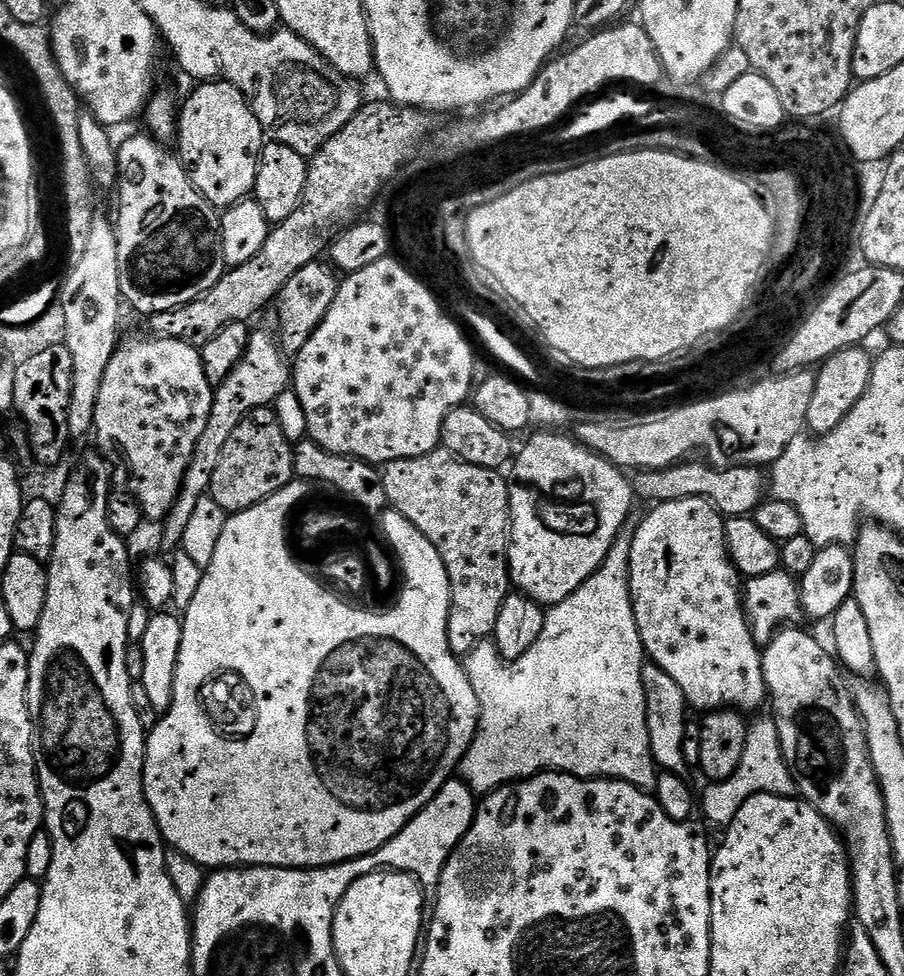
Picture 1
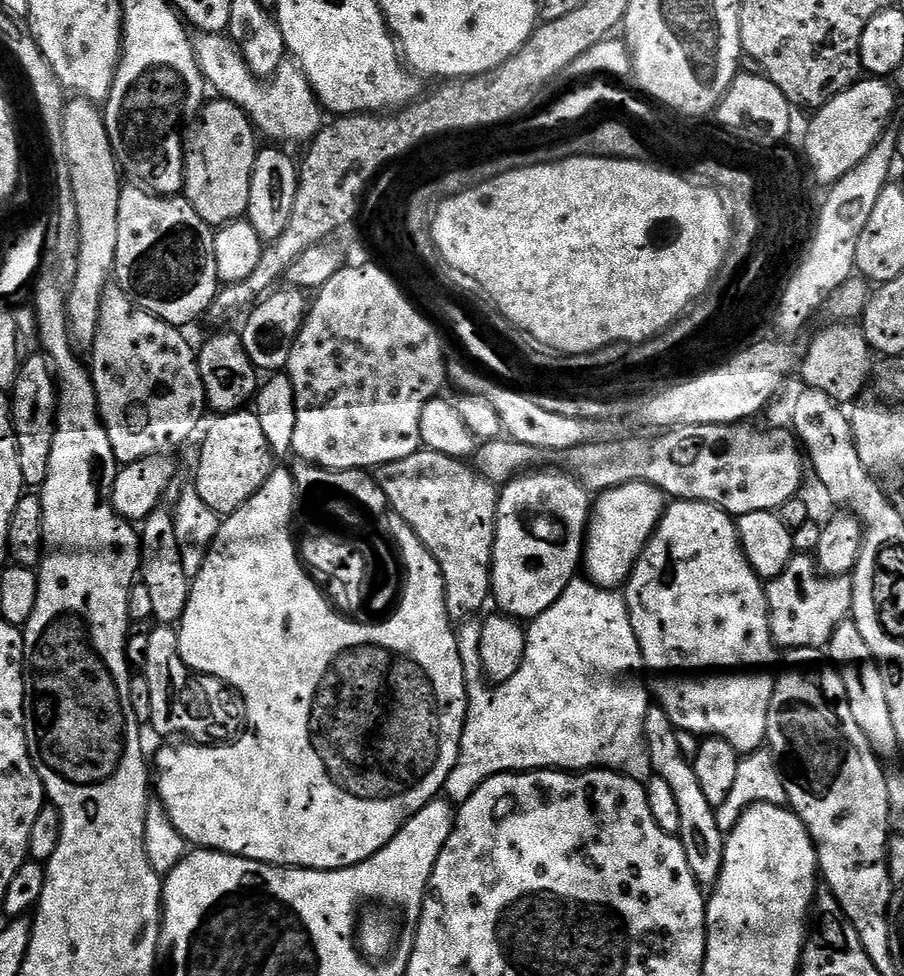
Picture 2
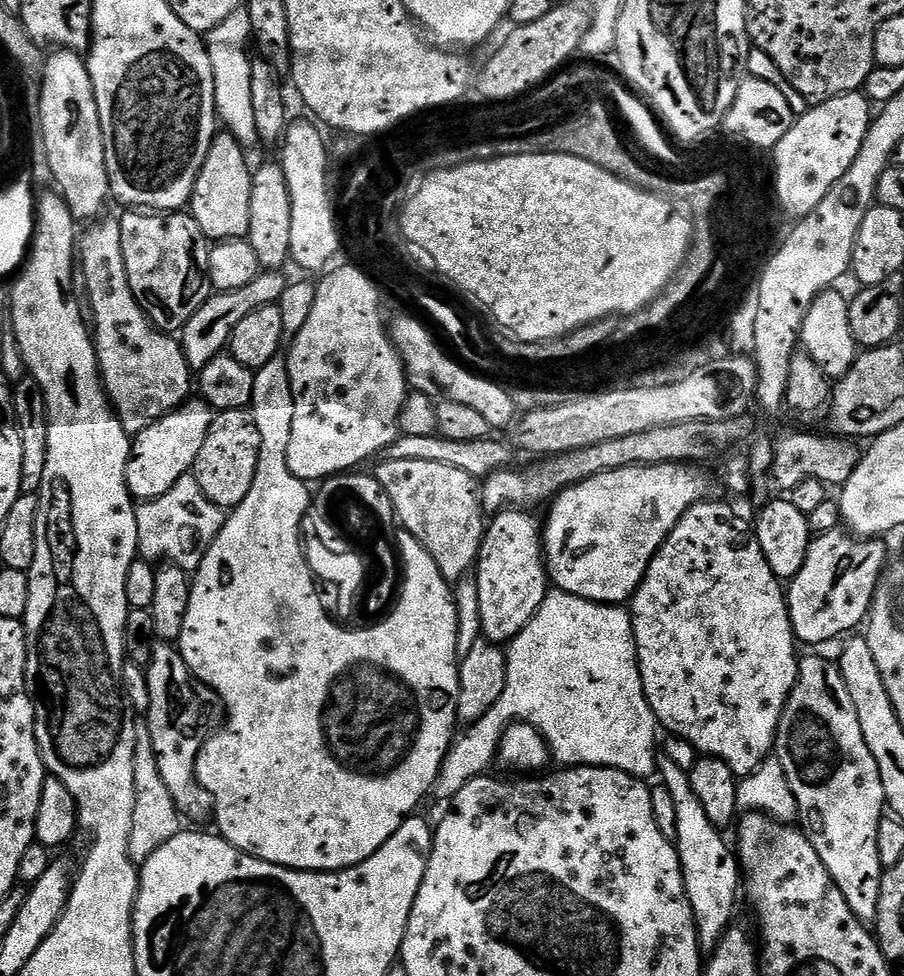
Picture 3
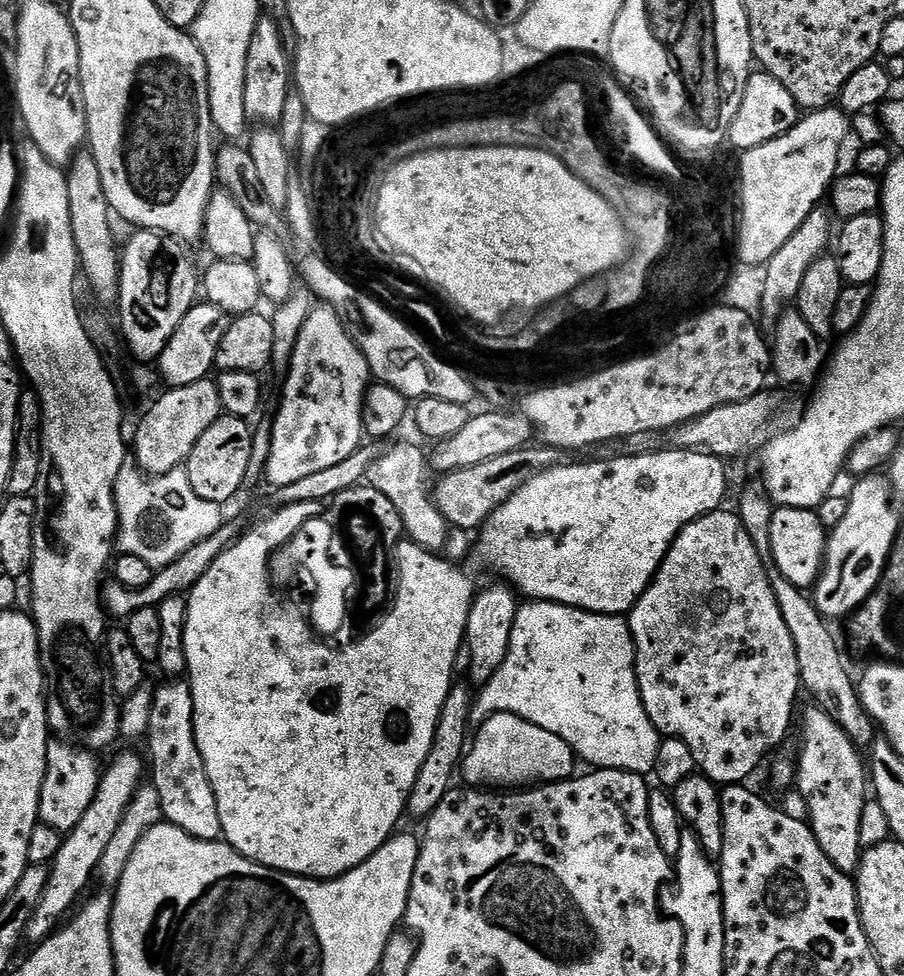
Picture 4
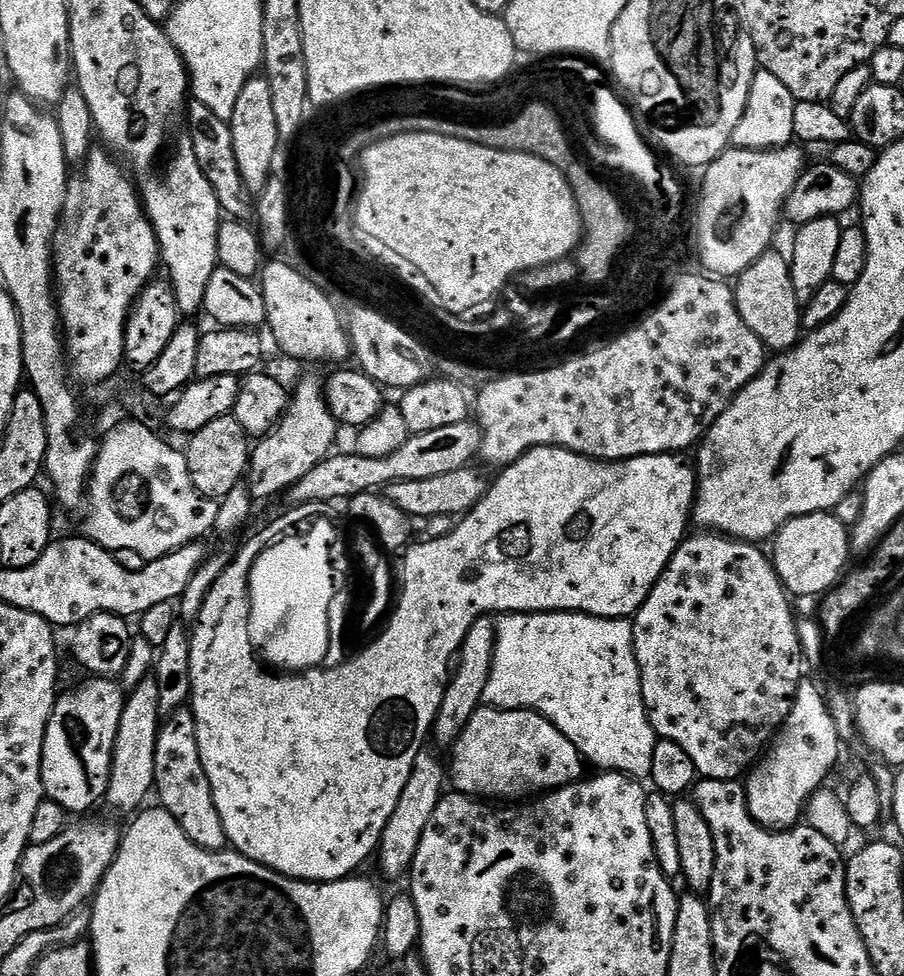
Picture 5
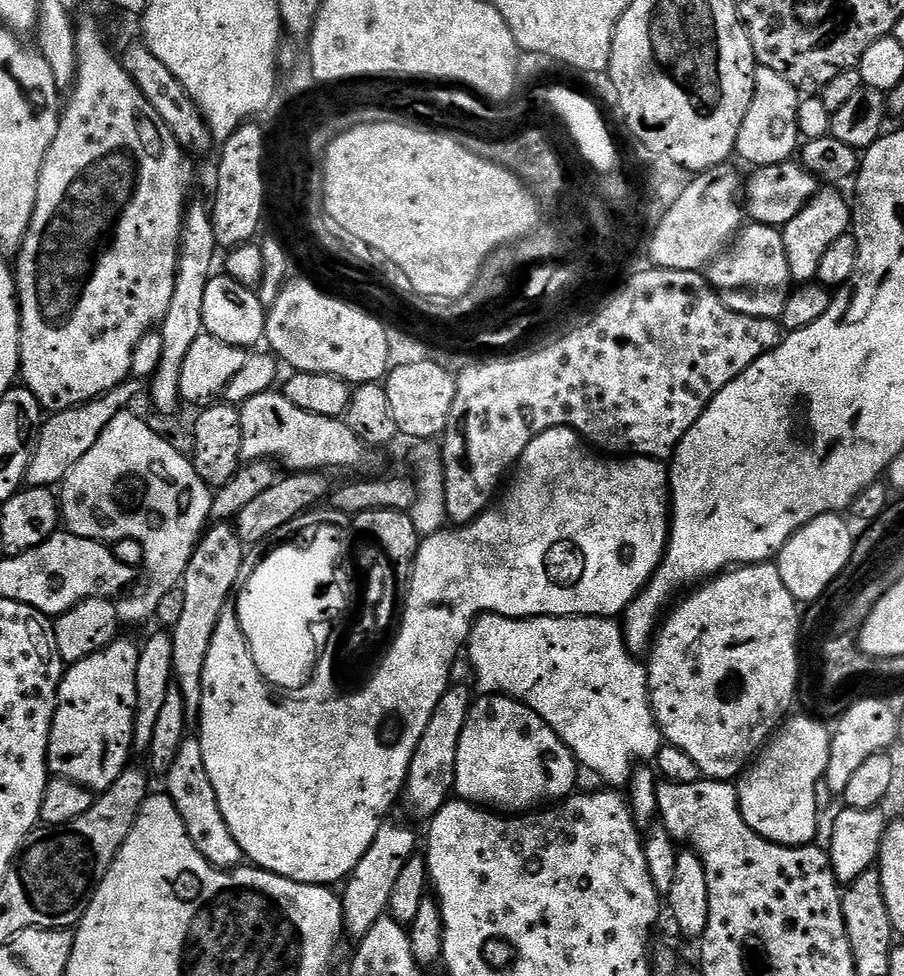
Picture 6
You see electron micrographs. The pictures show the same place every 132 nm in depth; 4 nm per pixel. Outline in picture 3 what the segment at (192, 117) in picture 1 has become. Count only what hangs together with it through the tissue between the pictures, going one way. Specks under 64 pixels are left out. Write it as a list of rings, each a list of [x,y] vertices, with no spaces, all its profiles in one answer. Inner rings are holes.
[[[226,130],[212,140],[206,160],[194,182],[190,215],[198,222],[202,234],[212,242],[242,240],[250,230],[250,190],[253,169],[248,168],[245,149]]]

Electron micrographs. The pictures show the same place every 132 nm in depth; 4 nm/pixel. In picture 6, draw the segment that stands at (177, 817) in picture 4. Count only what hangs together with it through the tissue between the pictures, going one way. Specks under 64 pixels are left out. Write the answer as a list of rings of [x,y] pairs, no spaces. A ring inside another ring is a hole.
[[[185,735],[182,746],[178,746],[178,754],[166,774],[166,780],[166,795],[174,802],[174,810],[178,810],[178,818],[182,818],[182,826],[186,826],[190,842],[194,842],[194,850],[198,850],[198,854],[202,854],[202,858],[206,858],[206,862],[210,862],[210,866],[215,868],[231,870],[241,867],[246,857],[238,842],[234,842],[234,834],[230,834],[226,818],[222,818],[218,794],[214,794],[210,774],[206,774],[206,761],[202,759],[202,742],[199,735]]]

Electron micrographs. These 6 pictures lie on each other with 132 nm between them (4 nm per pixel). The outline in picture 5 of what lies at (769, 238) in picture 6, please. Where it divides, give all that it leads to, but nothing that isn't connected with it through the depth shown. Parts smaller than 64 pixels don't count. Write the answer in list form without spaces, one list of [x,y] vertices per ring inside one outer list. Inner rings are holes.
[[[777,250],[763,252],[735,281],[734,295],[742,322],[758,334],[758,338],[772,354],[789,352],[802,339],[800,314],[802,305],[794,294],[794,282],[790,278],[790,260]]]

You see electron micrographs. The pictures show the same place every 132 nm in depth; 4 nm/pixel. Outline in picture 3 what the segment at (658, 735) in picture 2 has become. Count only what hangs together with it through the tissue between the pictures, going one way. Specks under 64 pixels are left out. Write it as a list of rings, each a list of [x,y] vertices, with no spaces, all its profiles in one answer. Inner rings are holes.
[[[661,755],[658,760],[658,776],[661,776],[662,787],[670,790],[670,798],[674,798],[674,818],[676,819],[676,852],[680,855],[680,869],[684,879],[684,893],[690,904],[692,918],[696,923],[696,934],[700,944],[700,951],[704,954],[711,954],[720,945],[721,938],[728,931],[733,923],[732,911],[736,908],[736,891],[742,888],[742,873],[738,865],[738,856],[735,851],[723,840],[721,829],[712,825],[706,818],[706,812],[702,810],[702,804],[698,798],[694,798],[694,792],[688,781],[687,772],[678,770],[670,758]]]

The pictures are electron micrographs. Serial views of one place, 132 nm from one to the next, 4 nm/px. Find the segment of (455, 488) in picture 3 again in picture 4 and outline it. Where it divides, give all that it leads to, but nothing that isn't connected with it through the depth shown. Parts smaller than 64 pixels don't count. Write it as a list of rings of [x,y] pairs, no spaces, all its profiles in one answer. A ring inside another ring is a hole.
[[[396,444],[393,448],[385,447],[381,451],[380,457],[370,466],[366,482],[374,490],[378,490],[382,494],[386,494],[386,498],[390,498],[390,503],[393,504],[394,510],[398,510],[398,514],[402,518],[404,536],[407,539],[420,548],[440,550],[444,547],[450,525],[448,519],[438,510],[435,499],[430,495],[430,480],[428,484],[428,476],[430,477],[430,464],[426,459],[425,449],[423,452],[416,444]]]

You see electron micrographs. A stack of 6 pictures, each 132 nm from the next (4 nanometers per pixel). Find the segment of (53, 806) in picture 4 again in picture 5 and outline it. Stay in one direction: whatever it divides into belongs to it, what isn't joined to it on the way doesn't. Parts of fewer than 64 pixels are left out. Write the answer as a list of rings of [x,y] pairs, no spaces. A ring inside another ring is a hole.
[[[88,678],[85,684],[78,685],[73,692],[68,692],[65,696],[63,693],[57,699],[46,726],[40,773],[45,797],[58,802],[58,806],[62,806],[70,814],[88,812],[99,800],[101,803],[108,795],[114,738],[118,734],[118,722],[122,722],[125,699],[125,689],[112,678]]]

